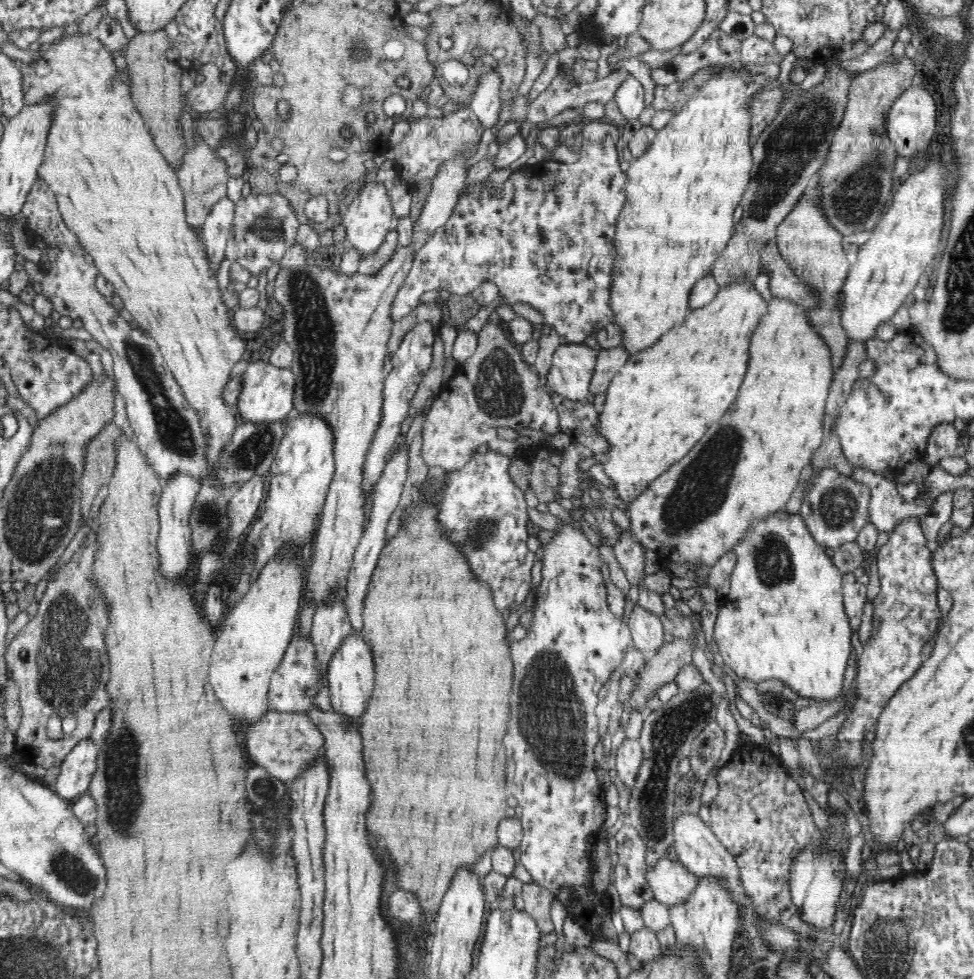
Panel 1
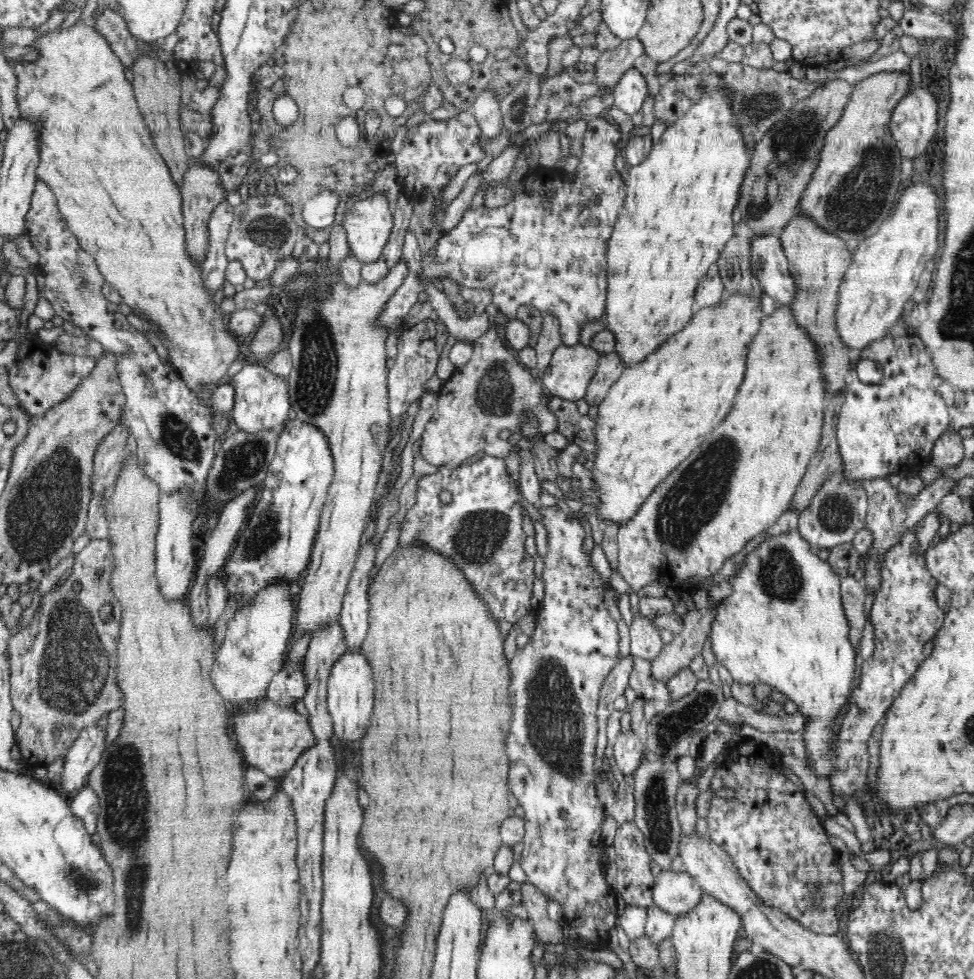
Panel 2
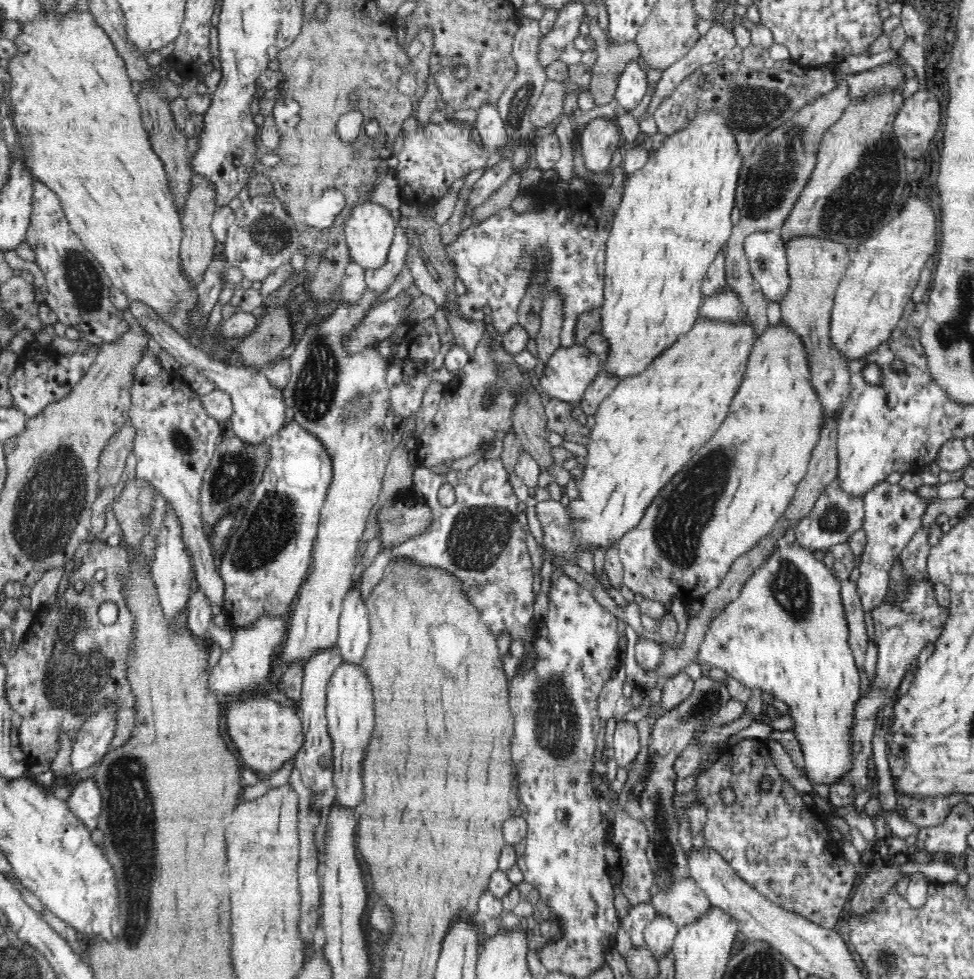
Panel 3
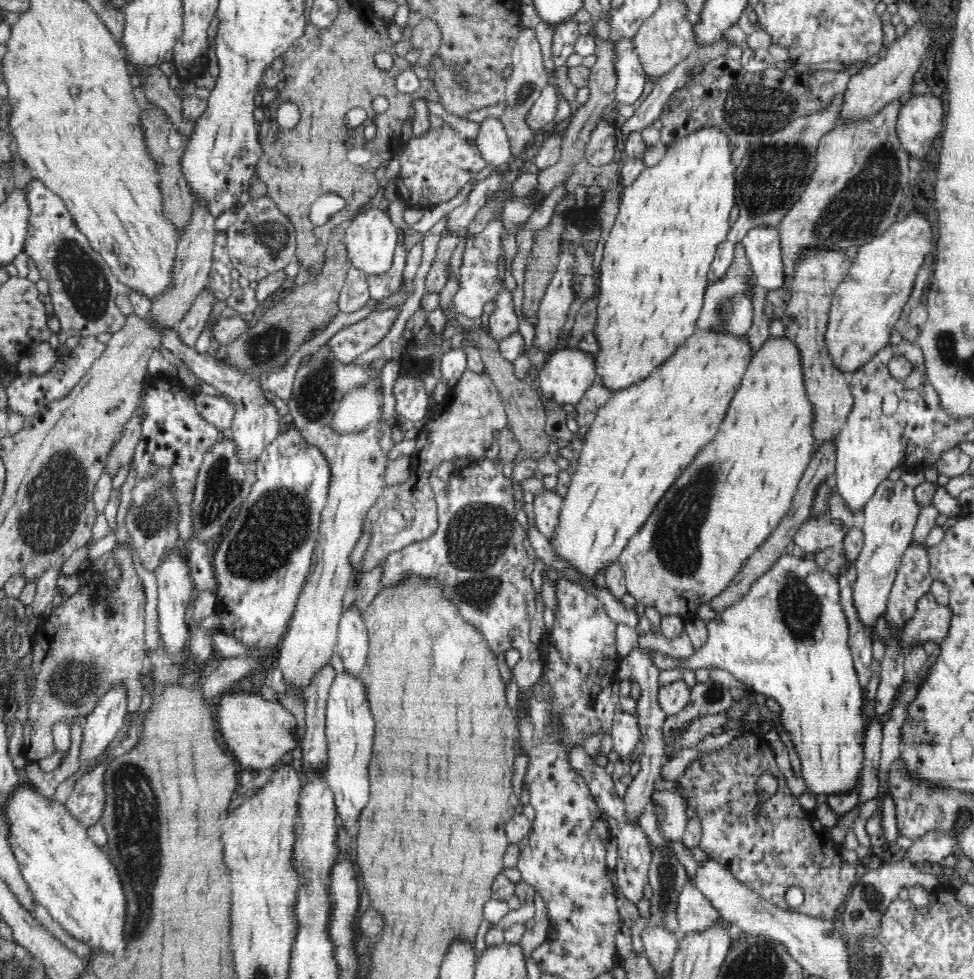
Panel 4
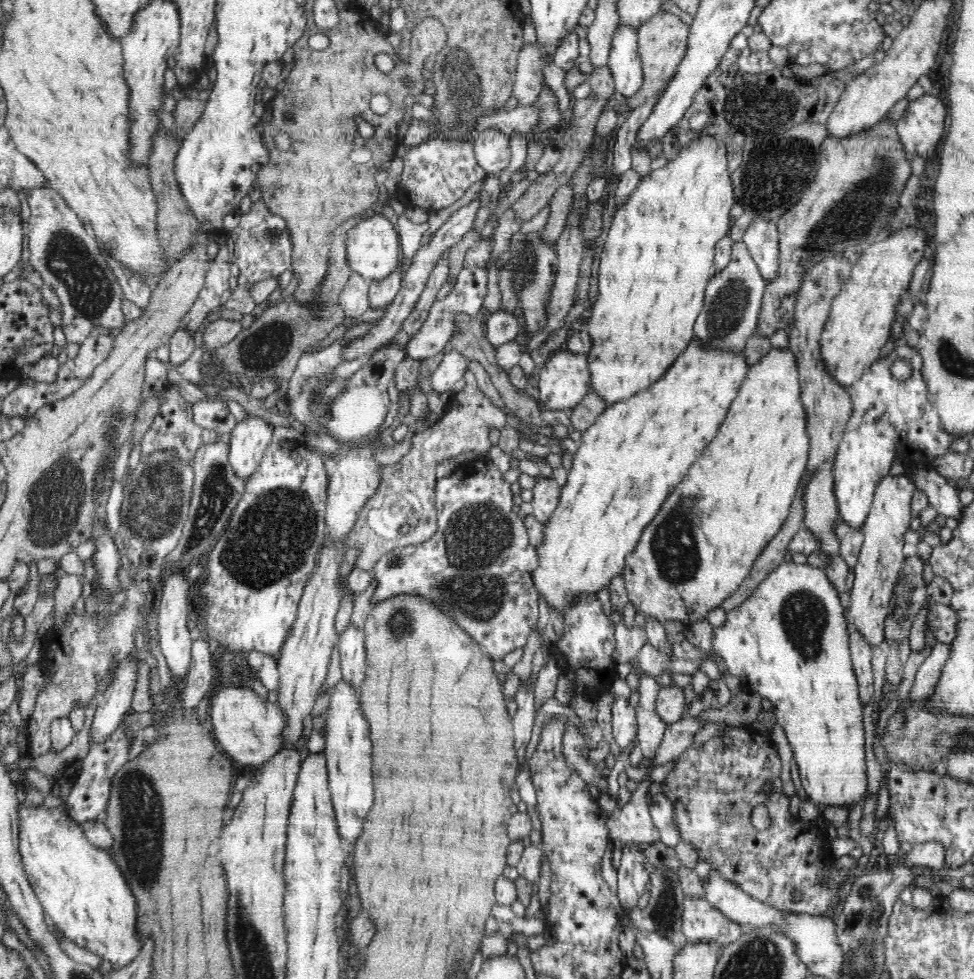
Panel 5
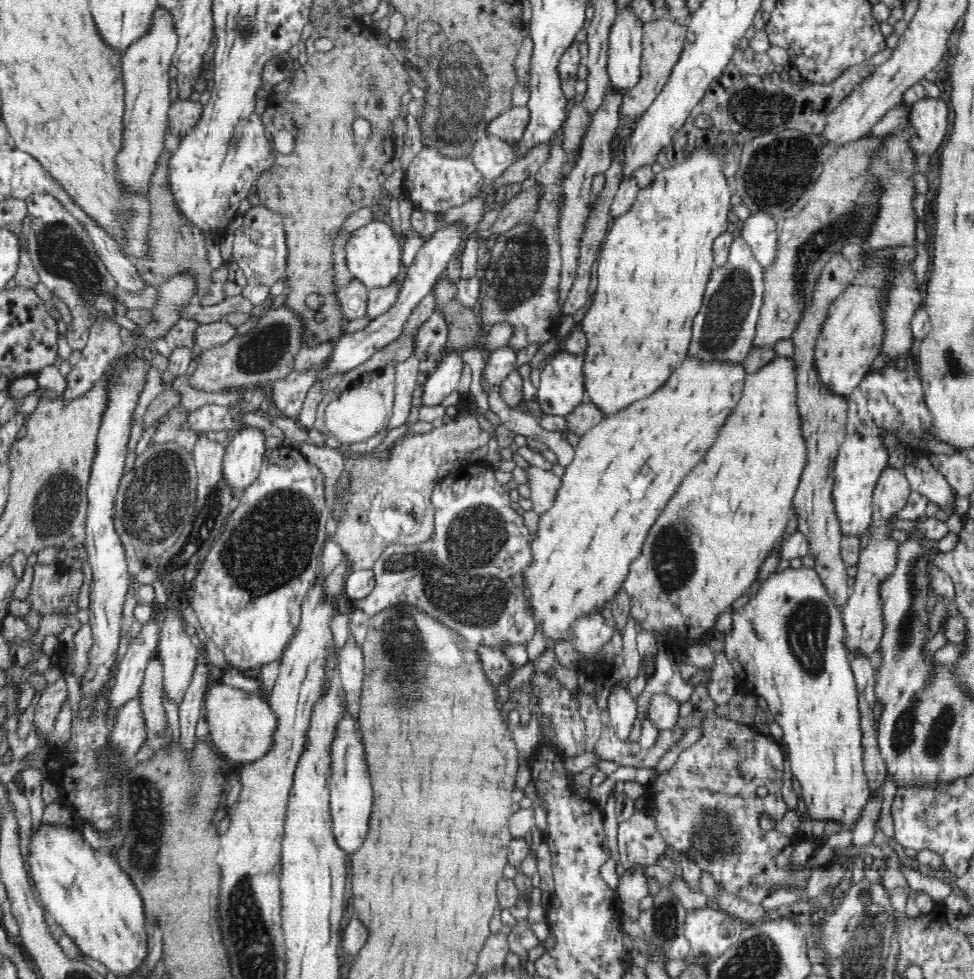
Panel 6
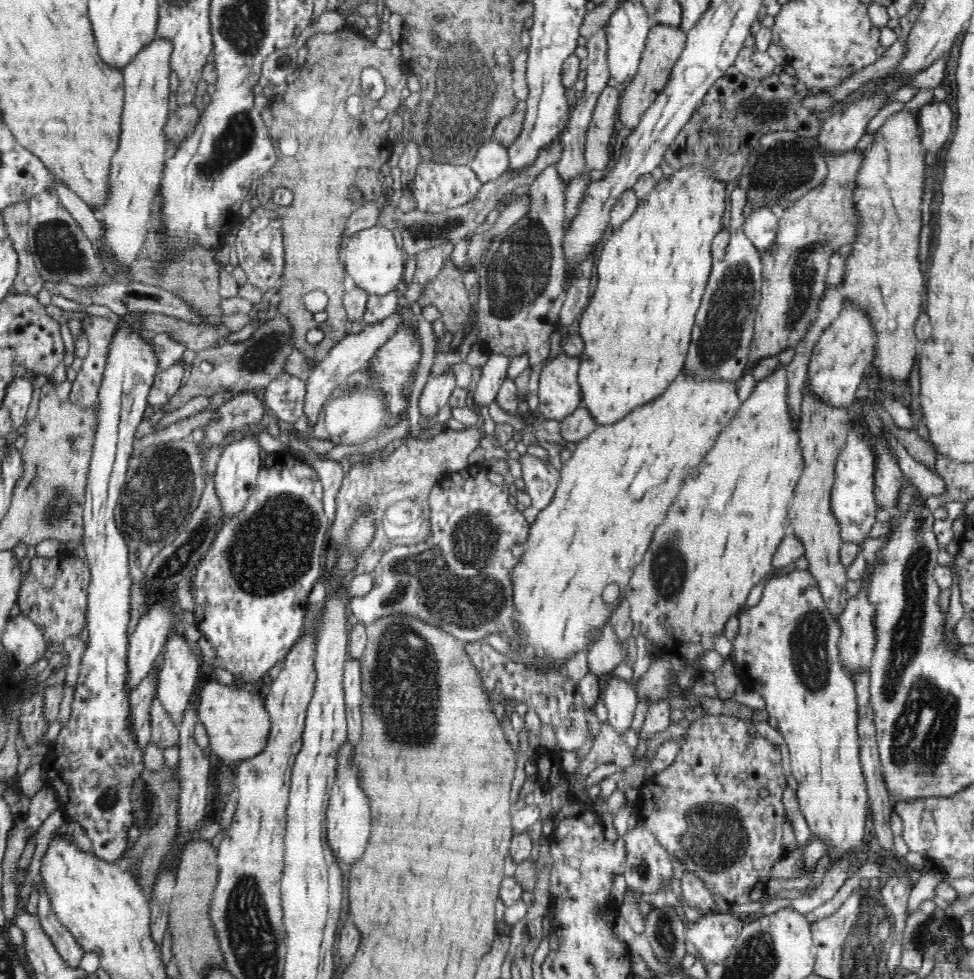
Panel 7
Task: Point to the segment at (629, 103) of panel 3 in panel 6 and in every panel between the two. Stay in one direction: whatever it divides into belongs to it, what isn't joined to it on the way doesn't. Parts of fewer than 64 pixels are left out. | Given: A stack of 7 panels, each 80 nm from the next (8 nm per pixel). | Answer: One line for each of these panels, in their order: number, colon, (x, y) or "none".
4: (630, 74)
5: (624, 62)
6: (625, 40)

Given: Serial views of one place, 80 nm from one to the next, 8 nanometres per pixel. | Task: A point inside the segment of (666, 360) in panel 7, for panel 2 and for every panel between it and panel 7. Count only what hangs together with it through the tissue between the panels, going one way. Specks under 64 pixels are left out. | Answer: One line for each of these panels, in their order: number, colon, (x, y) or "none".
2: (676, 219)
3: (674, 217)
4: (658, 253)
5: (658, 255)
6: (655, 262)

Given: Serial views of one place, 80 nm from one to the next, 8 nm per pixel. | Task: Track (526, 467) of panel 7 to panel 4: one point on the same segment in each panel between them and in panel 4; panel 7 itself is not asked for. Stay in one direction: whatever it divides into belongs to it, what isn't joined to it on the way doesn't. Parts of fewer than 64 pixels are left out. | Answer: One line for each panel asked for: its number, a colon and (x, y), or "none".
4: (547, 505)
5: (547, 492)
6: (544, 486)

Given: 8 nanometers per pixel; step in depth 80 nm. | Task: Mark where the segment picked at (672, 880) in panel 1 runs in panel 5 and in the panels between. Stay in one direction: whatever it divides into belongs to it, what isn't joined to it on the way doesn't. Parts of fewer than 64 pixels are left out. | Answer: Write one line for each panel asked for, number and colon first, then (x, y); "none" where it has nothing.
2: (674, 891)
3: (684, 901)
4: (695, 912)
5: (702, 922)

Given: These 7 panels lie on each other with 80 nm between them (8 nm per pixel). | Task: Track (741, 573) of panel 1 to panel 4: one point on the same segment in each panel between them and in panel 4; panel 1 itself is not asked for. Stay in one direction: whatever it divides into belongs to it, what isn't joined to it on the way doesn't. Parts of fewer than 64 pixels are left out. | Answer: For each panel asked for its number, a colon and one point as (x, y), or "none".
2: (784, 625)
3: (786, 633)
4: (788, 638)

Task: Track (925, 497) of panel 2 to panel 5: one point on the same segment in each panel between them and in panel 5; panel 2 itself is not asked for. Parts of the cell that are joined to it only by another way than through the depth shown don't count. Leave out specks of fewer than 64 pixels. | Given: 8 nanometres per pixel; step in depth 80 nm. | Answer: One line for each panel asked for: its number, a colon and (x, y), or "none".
3: (893, 515)
4: (891, 515)
5: (880, 561)

